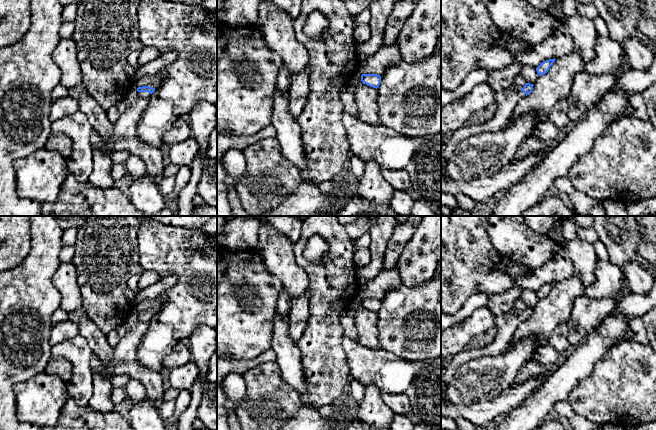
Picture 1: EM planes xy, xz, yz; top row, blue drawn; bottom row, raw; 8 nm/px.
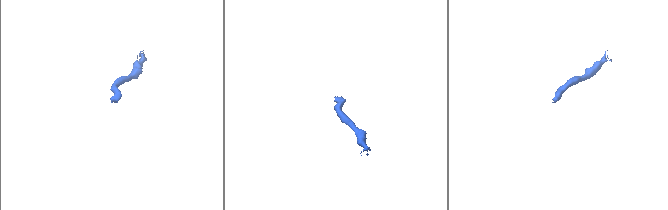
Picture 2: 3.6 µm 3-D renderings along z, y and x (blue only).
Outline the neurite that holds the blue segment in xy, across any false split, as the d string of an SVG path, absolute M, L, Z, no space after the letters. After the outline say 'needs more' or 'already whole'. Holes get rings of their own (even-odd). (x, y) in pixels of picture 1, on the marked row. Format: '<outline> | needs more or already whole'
M143 86L143 87L138 87L137 91L138 91L139 97L143 99L149 99L151 94L155 91L155 89L149 86Z | needs more

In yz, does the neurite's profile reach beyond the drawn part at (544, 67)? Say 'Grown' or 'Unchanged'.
Unchanged

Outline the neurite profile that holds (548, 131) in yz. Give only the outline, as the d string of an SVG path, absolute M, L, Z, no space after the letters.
M546 120L540 124L540 127L535 131L536 135L546 144L555 140L562 132L554 123L550 120Z

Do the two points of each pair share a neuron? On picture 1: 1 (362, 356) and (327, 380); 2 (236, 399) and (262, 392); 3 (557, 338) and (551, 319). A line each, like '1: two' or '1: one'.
1: two
2: two
3: two

